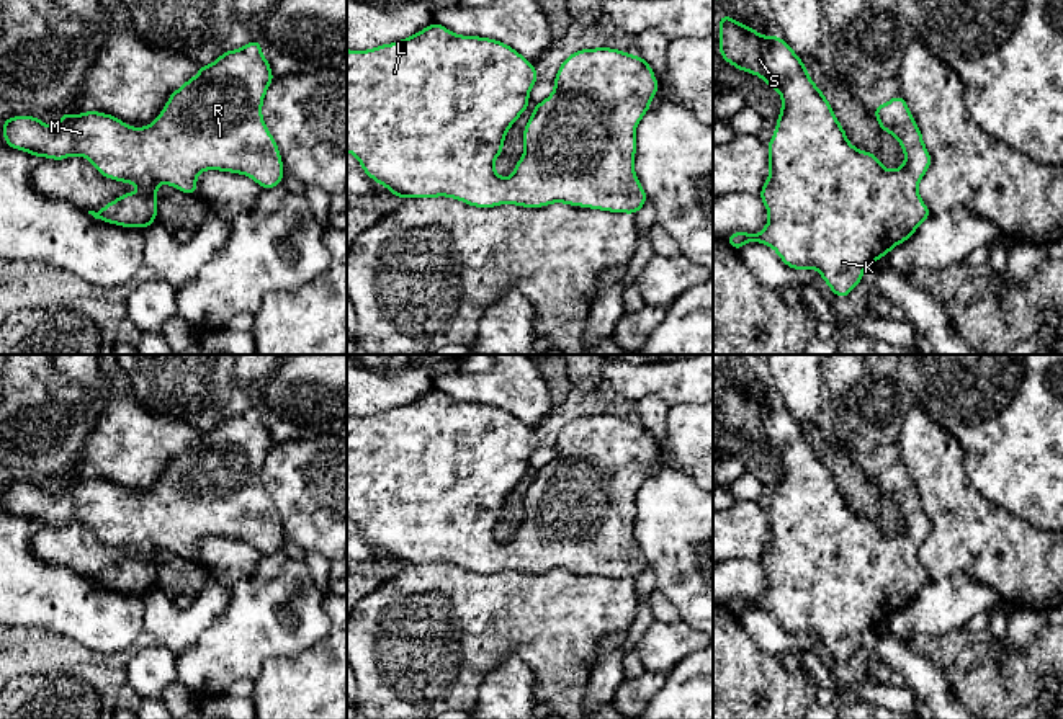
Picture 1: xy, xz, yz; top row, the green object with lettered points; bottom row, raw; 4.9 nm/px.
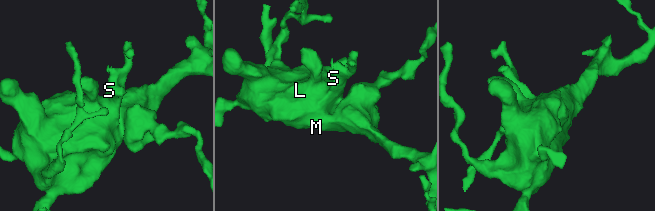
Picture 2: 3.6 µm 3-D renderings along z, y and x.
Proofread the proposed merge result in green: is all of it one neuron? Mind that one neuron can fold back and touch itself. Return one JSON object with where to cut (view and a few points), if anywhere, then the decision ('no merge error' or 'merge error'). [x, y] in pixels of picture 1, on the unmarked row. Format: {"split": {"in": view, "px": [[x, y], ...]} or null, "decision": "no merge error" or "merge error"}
{"split": null, "decision": "no merge error"}

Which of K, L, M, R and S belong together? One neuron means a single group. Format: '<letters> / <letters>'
K L M R S

